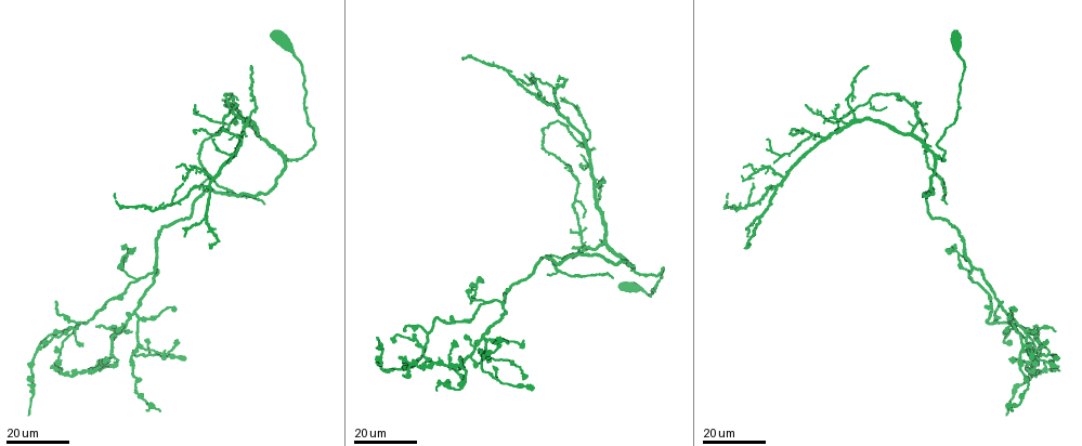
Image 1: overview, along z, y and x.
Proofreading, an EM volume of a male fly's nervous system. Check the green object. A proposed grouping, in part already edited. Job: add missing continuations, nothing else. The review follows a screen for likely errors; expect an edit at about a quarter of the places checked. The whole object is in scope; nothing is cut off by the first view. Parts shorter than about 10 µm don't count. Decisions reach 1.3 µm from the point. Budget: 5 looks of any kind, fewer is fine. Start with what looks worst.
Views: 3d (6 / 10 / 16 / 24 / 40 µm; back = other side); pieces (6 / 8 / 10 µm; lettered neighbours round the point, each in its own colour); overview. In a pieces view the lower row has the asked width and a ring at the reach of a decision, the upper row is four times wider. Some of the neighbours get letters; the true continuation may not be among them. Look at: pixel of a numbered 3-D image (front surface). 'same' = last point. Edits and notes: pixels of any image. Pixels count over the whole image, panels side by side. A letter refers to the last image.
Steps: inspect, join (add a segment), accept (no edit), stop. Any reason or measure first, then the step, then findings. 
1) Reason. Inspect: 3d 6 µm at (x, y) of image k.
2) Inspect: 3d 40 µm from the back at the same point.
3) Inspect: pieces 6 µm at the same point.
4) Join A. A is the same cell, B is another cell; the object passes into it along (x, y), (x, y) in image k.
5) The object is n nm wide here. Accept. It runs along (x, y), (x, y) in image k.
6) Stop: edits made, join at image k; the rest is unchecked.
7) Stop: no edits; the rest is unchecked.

Inspect: 3d 16 µm at (55, 302) of image 1.

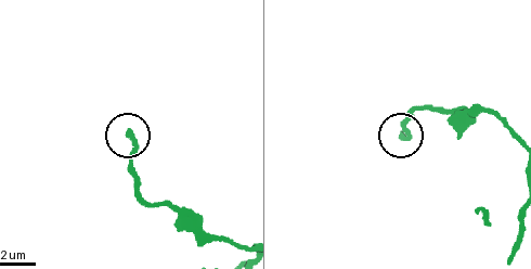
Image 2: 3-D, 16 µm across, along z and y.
What lies round it. Inspect: pieces 6 µm at (129, 130) of image 2.

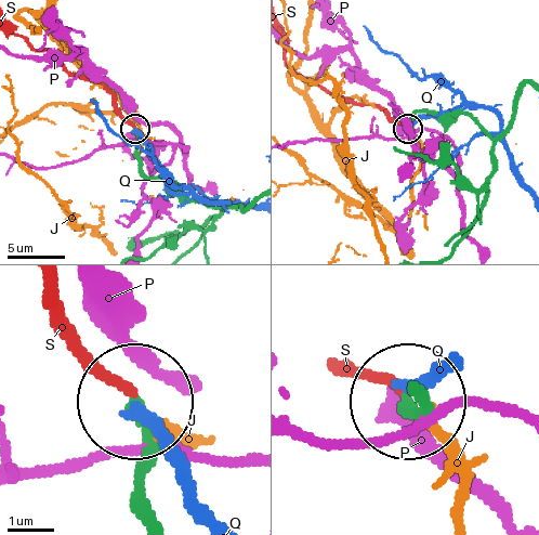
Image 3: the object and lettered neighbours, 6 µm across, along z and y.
The object is 220 nm wide here. Join S. S is the same cell, J, P and Q are other cells; the object passes into it along (419, 390), (419, 413), (353, 370) in image 3; the neuron continues.

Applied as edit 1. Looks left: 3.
An open end. Inspect: 3d 16 µm at (804, 105) of image 1.

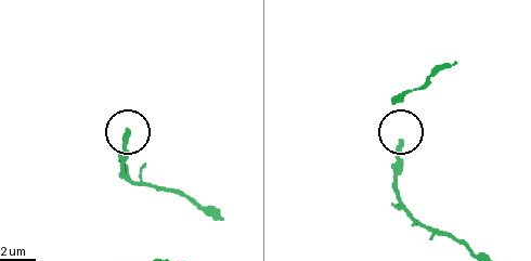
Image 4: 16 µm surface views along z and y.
Inspect: pieces 6 µm at (403, 140) of image 4.

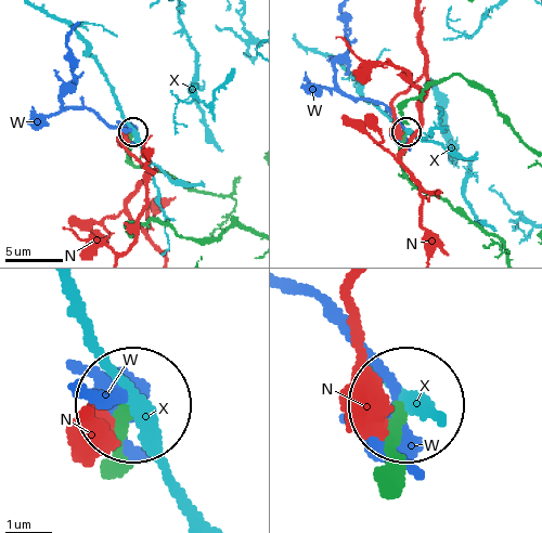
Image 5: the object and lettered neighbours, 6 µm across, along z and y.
Accept. N, W and X are other cells; it runs along (111, 463), (130, 408) in image 5; no lettered segment goes on from it.

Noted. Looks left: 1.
Stop: edits made, join at image 3; the rest is unchecked.

